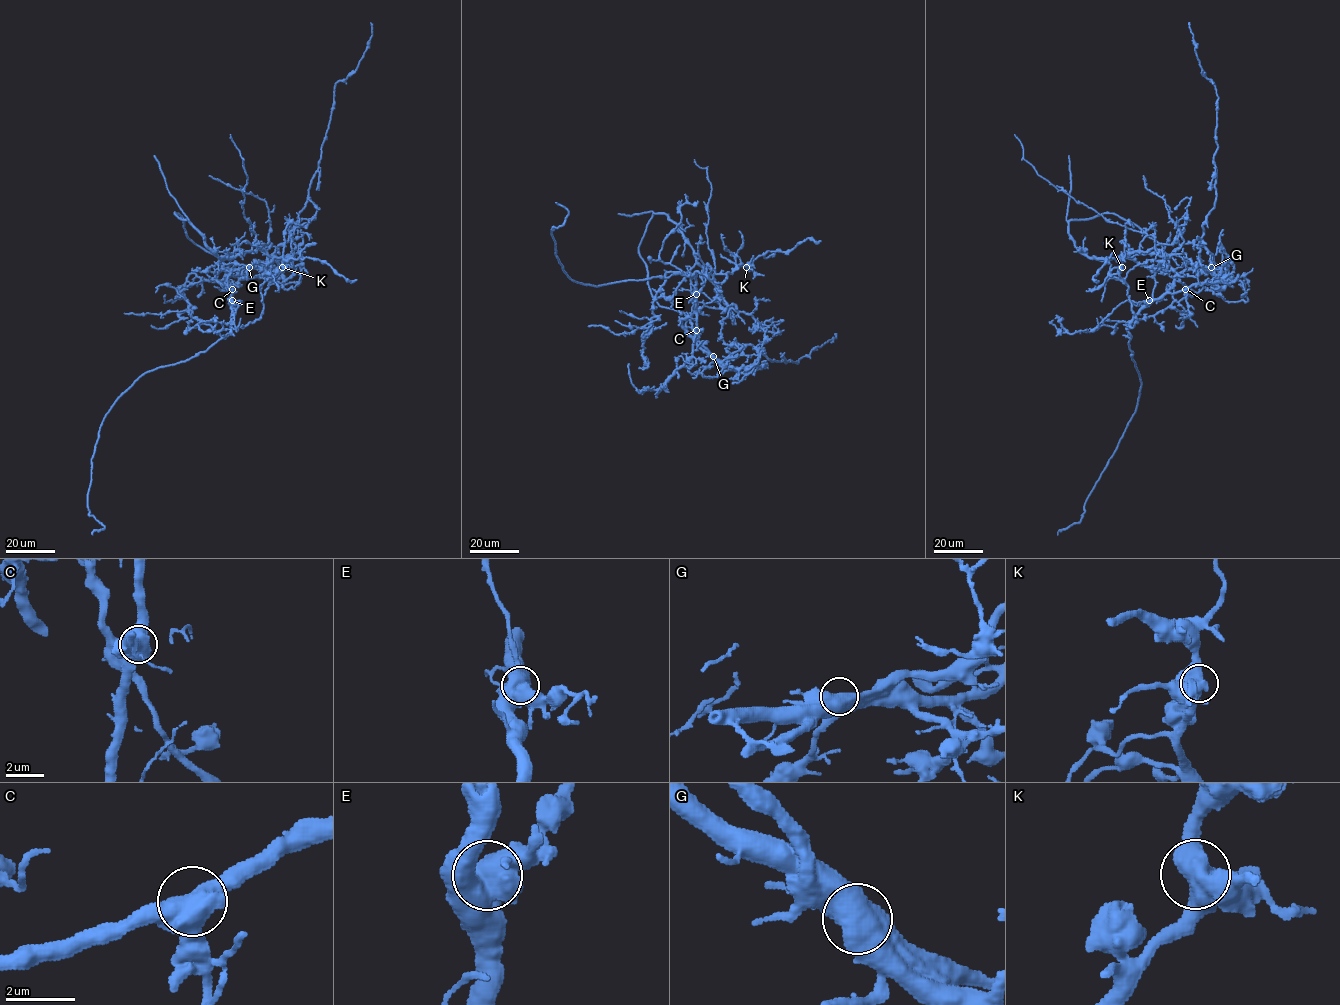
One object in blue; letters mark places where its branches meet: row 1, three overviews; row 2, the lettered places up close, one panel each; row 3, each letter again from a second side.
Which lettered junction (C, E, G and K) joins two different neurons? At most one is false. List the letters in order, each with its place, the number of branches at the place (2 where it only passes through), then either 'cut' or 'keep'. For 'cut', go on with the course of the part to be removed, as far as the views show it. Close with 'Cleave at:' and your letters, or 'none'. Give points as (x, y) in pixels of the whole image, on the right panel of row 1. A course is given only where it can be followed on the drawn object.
C: place (1185, 289); branches 2; keep
E: place (1149, 300); branches 2; keep
G: place (1211, 267); branches 2; cut; course (1212, 267), (1180, 276), (1119, 257), (1138, 250), (1147, 234), (1108, 222), (1058, 190), (1024, 159), (1014, 134)
K: place (1122, 267); branches 2; keep
Cleave at: G

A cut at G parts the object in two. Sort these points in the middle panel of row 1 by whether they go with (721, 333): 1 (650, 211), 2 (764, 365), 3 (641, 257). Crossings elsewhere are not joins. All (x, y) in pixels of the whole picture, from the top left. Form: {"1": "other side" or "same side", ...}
{"1": "same side", "2": "other side", "3": "same side"}

